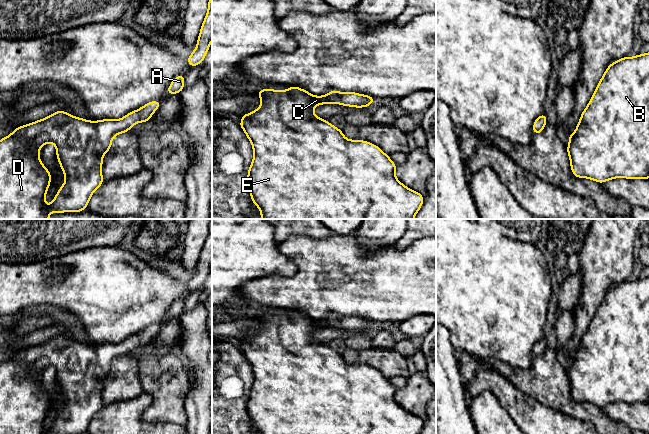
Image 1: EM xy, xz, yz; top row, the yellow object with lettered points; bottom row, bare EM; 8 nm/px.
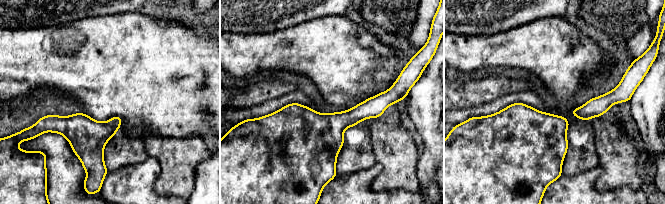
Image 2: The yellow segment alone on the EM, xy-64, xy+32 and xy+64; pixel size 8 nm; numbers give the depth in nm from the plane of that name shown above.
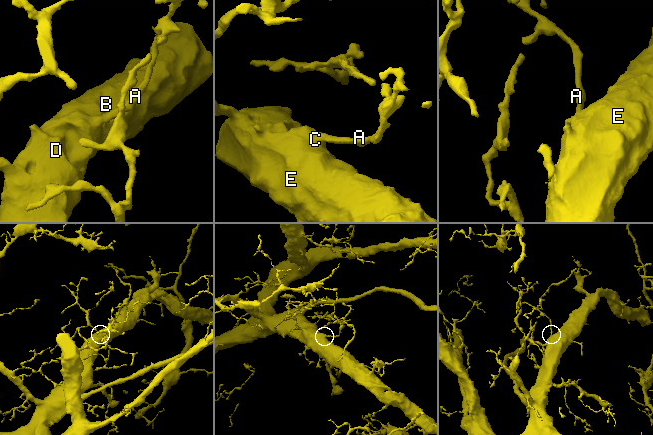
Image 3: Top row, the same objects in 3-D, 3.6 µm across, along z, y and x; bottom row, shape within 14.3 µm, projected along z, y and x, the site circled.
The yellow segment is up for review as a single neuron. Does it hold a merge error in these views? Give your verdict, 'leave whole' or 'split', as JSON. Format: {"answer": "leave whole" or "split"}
{"answer": "leave whole"}

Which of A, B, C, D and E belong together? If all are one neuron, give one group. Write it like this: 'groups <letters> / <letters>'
groups A B C D E

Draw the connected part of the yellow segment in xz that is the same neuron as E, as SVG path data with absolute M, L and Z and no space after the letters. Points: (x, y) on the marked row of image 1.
M296 86L282 91L261 89L256 95L261 98L261 106L241 115L239 125L253 147L254 158L247 171L247 187L252 202L261 212L261 219L414 219L423 205L424 196L395 177L397 165L389 155L370 142L348 140L342 130L313 112L315 106L328 103L368 107L374 103L373 96L336 90L324 96L314 96Z

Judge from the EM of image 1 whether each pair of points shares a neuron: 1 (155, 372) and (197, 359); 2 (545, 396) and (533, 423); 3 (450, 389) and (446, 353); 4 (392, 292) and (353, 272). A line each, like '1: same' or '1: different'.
1: different
2: different
3: same
4: same

